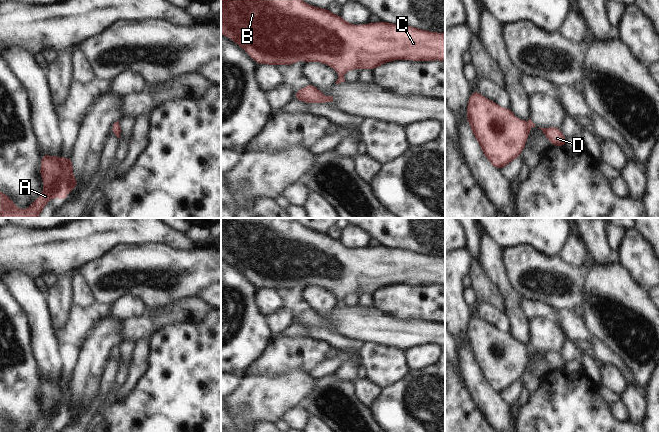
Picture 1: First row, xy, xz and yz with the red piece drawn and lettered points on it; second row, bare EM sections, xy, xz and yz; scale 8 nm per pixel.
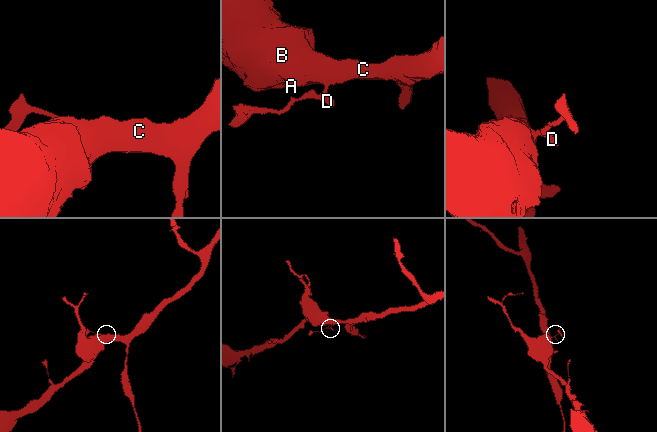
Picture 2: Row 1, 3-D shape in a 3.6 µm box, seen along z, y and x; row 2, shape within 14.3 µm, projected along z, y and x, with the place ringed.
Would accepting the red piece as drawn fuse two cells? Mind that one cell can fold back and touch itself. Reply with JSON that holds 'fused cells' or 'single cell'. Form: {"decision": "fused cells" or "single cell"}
{"decision": "single cell"}

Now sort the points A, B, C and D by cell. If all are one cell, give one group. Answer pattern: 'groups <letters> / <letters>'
groups A B C D

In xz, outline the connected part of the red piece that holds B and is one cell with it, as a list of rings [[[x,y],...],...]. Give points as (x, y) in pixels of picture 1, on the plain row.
[[[221,218],[221,258],[229,261],[232,265],[237,267],[243,272],[250,281],[255,284],[259,289],[294,289],[297,285],[304,284],[306,287],[318,285],[334,292],[339,301],[336,308],[345,306],[343,299],[351,293],[366,293],[370,292],[375,294],[378,290],[400,283],[412,284],[412,285],[433,285],[440,284],[445,285],[445,256],[435,257],[425,254],[420,254],[415,251],[406,249],[395,249],[380,245],[378,247],[367,247],[365,249],[353,249],[346,246],[340,239],[334,239],[329,233],[321,233],[314,231],[303,226],[298,222],[297,218]]]

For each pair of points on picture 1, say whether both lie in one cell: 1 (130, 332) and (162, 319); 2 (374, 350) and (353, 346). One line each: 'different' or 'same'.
1: different
2: different

